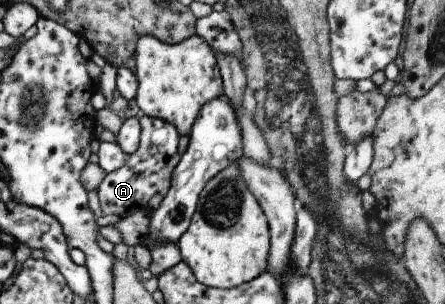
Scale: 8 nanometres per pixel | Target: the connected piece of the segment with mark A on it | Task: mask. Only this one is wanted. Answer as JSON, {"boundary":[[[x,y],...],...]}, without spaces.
{"boundary":[[[139,114],[137,120],[139,125],[138,149],[128,156],[128,161],[120,169],[105,174],[96,189],[102,215],[116,212],[122,217],[129,216],[140,206],[147,208],[148,201],[154,195],[164,197],[170,185],[170,175],[180,159],[176,153],[179,135],[172,123],[143,114]]]}

